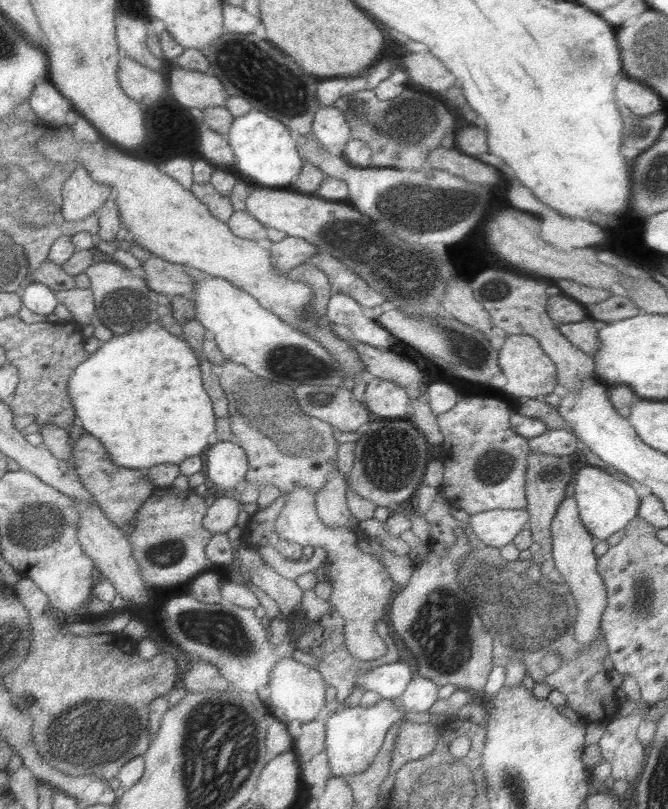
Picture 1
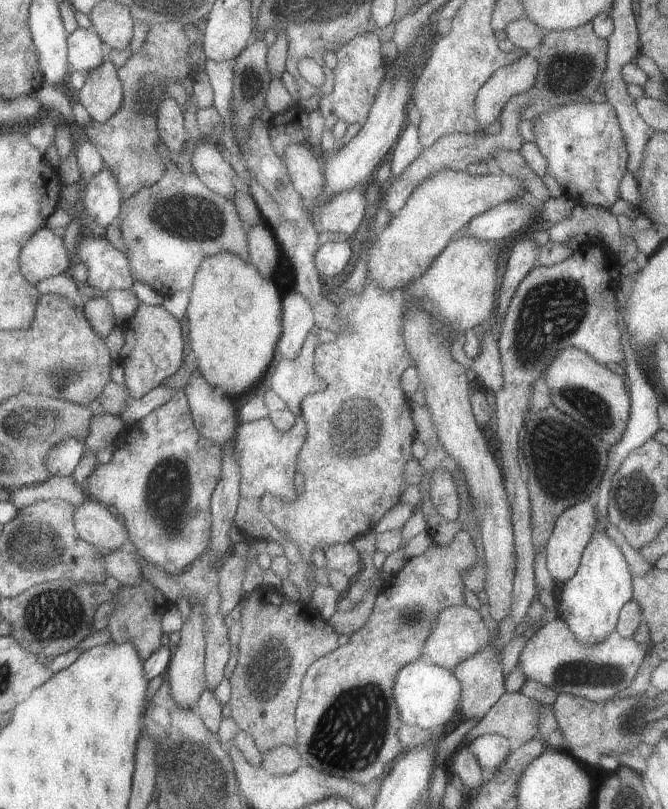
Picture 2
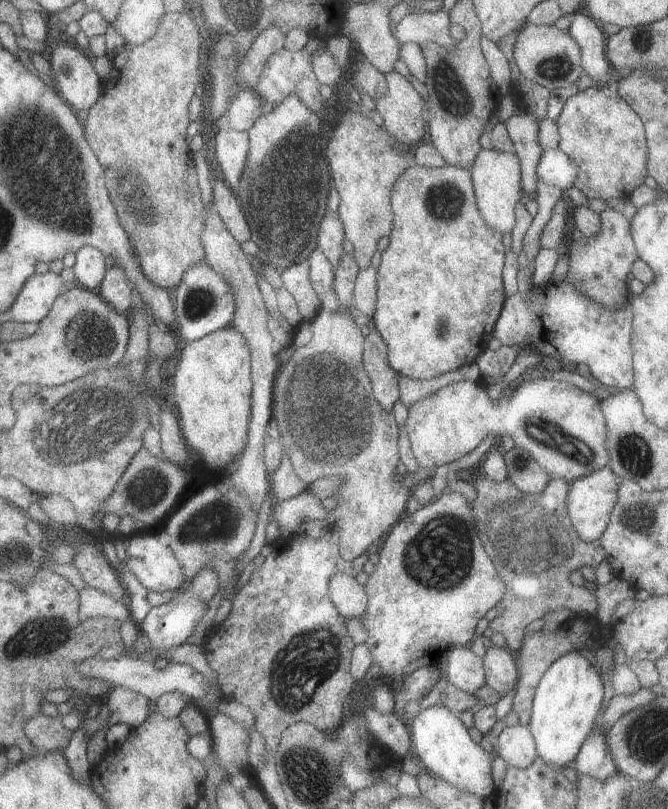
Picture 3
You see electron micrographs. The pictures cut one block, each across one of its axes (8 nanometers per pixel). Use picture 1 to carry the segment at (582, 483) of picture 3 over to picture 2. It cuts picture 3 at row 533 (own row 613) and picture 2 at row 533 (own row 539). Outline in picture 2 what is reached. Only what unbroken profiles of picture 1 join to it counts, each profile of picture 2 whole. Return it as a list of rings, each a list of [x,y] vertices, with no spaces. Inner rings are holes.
[[[579,502],[577,506],[561,512],[561,516],[557,518],[555,522],[555,528],[545,544],[545,564],[547,564],[547,570],[549,574],[553,576],[553,580],[557,582],[557,586],[565,584],[569,578],[573,578],[573,574],[577,572],[579,564],[581,564],[581,556],[583,556],[583,550],[585,546],[589,544],[589,540],[593,538],[593,534],[597,532],[597,512],[595,512],[595,506],[591,506],[589,502]]]

